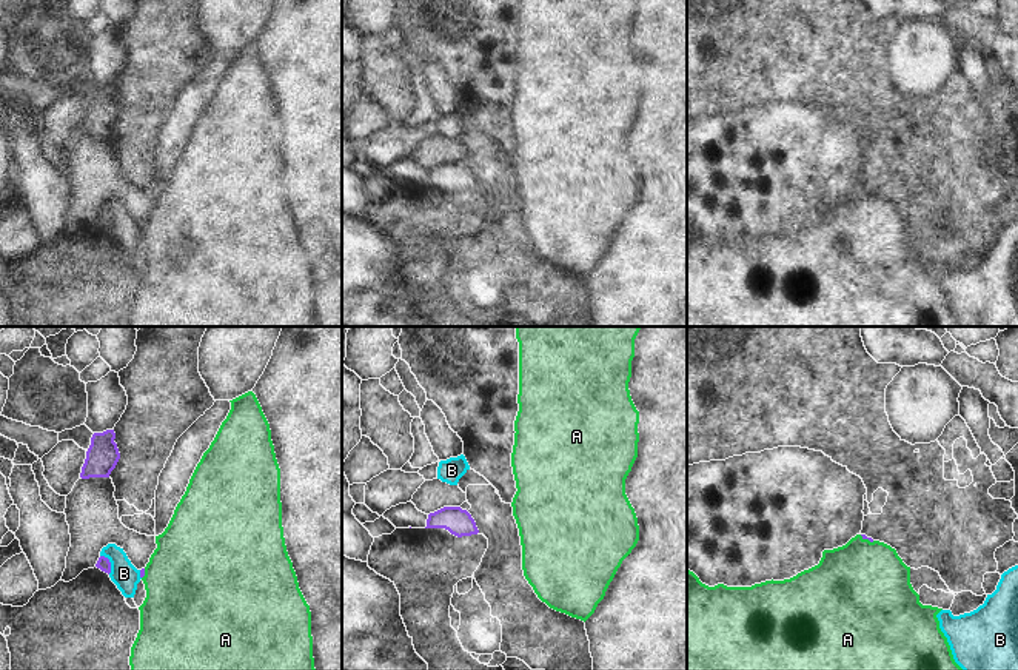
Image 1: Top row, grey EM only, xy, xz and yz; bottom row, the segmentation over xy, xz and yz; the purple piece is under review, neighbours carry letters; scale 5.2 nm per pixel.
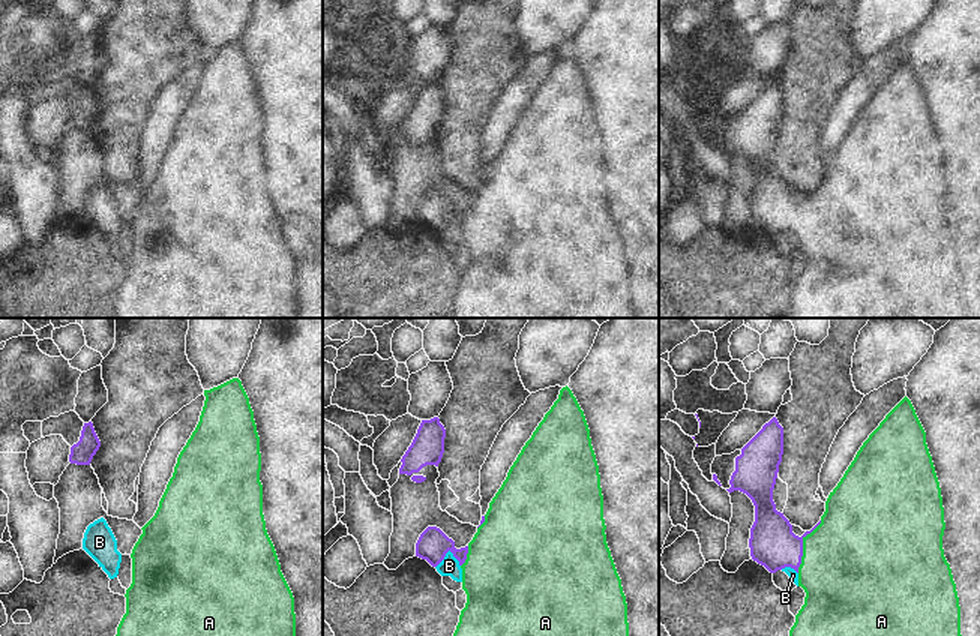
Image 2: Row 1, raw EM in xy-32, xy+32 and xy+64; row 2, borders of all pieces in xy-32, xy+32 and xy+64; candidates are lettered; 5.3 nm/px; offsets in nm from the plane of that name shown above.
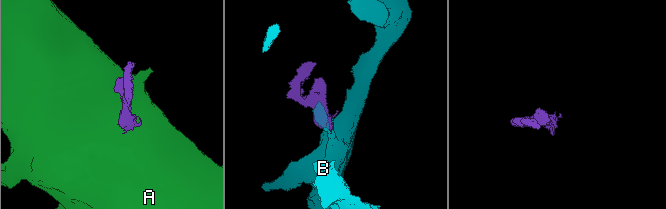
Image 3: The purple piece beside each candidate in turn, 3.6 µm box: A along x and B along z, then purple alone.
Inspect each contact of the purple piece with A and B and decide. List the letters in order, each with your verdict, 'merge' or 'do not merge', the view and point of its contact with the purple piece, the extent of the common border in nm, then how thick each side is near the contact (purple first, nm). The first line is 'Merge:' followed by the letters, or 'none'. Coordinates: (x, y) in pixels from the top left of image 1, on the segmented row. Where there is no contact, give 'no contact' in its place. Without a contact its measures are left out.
Merge: A
A: merge; meets purple in yz at (867, 538); contact 90 nm long; 20 nm thick on the purple side, 480 nm on the other
B: do not merge; meets purple in xy at (110, 562); contact 120 nm long; 70 nm thick on the purple side, 140 nm on the other

